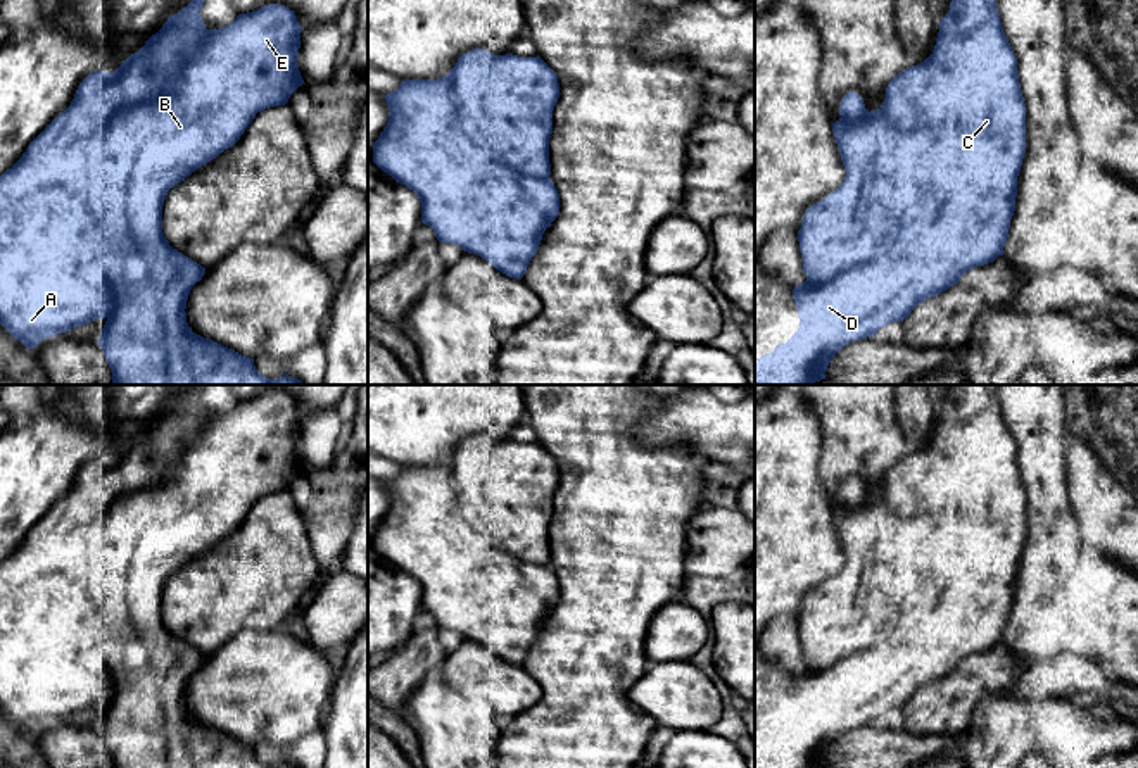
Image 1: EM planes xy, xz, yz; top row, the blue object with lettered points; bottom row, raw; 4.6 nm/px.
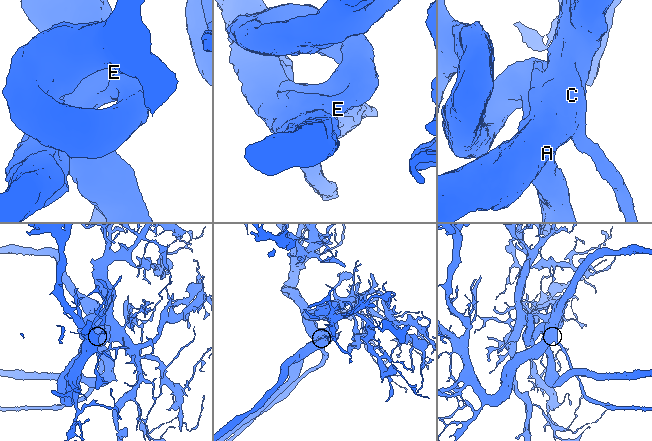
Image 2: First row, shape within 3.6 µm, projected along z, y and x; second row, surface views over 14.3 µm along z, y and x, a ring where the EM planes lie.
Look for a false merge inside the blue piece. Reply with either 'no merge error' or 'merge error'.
merge error

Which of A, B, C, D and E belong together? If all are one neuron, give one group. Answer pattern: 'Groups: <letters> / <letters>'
Groups: A C D / B E

